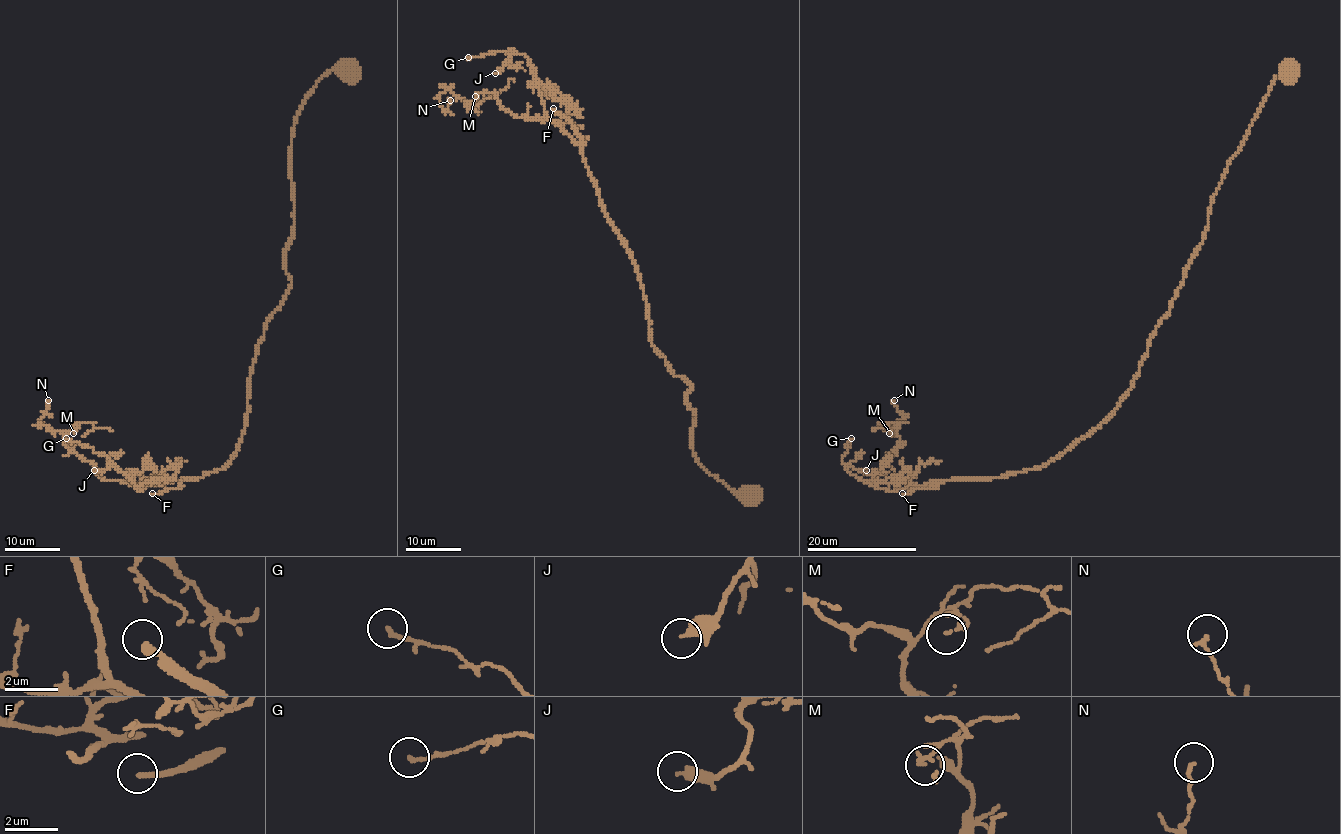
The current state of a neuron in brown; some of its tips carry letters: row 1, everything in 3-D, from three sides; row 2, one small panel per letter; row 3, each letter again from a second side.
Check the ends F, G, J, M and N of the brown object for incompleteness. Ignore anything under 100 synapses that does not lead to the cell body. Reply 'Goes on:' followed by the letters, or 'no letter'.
Goes on: F

